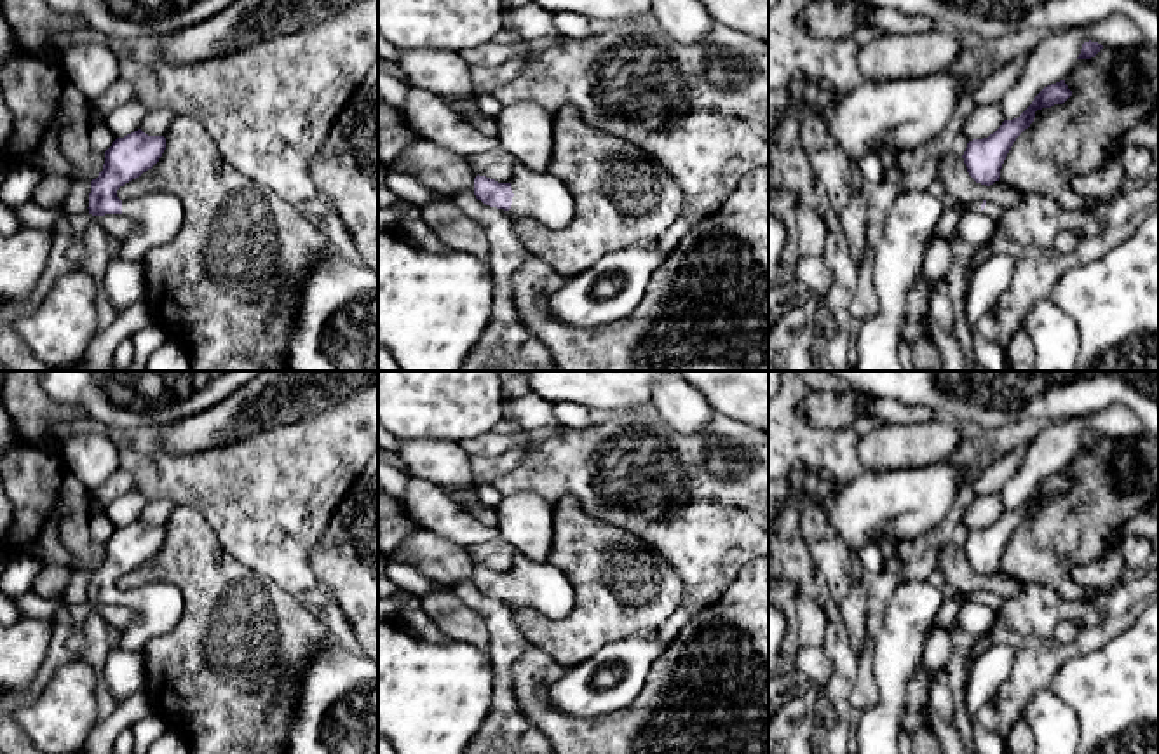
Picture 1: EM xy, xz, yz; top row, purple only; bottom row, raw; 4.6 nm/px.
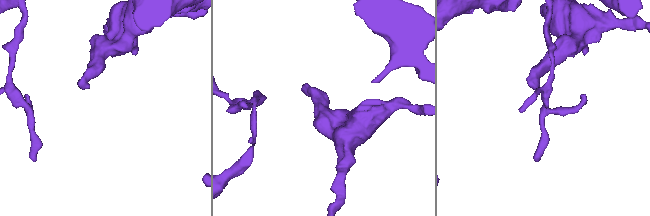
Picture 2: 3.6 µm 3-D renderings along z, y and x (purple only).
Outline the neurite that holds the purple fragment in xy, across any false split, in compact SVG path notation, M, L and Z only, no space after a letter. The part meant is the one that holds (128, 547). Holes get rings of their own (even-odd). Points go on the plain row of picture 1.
M141 519L117 528L112 536L105 542L103 561L96 569L91 571L89 583L89 604L124 604L138 613L138 620L122 632L120 648L132 653L141 653L148 641L153 637L171 632L181 618L185 599L180 589L167 582L150 582L146 585L120 590L117 580L125 573L139 568L143 562L152 559L166 540L164 526L148 526Z

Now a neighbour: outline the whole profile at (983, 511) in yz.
M999 495L976 496L962 517L967 531L983 529L993 524L1004 512L1002 498Z

